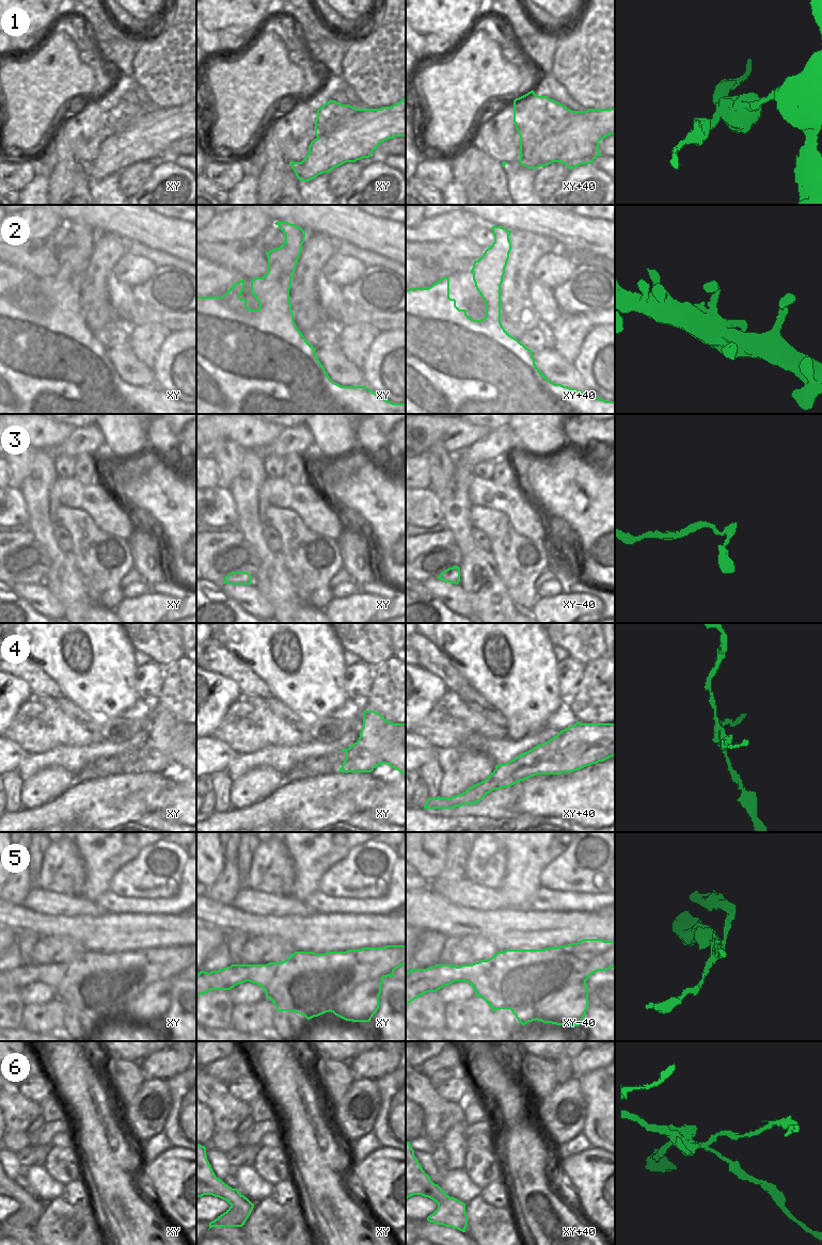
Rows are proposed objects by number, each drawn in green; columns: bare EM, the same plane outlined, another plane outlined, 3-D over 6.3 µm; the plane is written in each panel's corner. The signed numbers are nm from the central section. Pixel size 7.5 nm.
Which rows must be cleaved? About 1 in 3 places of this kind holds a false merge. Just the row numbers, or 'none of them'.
1, 4, 5, 6

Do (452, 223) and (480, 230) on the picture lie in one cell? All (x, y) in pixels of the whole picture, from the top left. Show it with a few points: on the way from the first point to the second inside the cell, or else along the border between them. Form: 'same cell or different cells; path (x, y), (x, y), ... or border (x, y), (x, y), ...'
different cells; border (478, 223), (468, 236)

